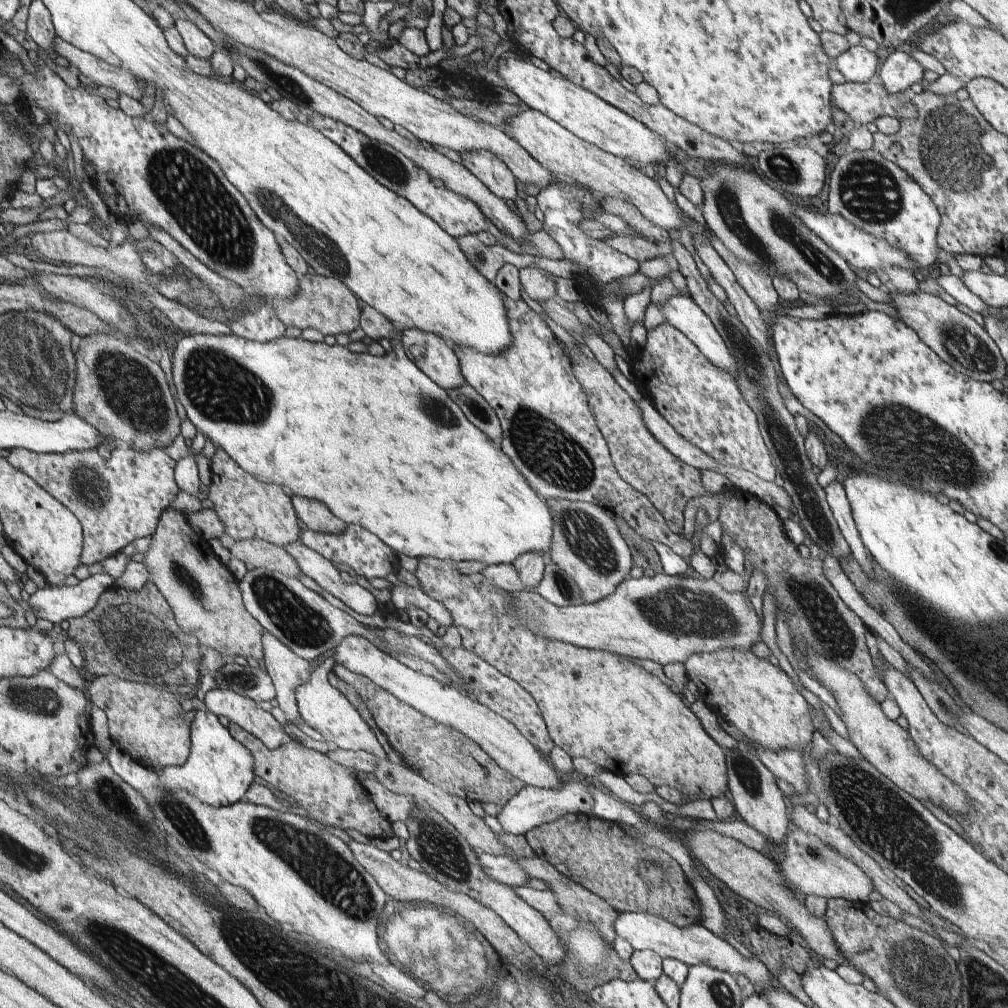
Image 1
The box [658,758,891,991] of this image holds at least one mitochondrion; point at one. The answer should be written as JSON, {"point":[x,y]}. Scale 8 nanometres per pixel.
{"point":[813,851]}

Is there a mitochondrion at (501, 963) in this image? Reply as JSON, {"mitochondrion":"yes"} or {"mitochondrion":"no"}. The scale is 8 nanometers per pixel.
{"mitochondrion":"no"}

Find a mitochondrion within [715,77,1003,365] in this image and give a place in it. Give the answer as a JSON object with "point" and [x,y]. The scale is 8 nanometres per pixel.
{"point":[959,158]}

